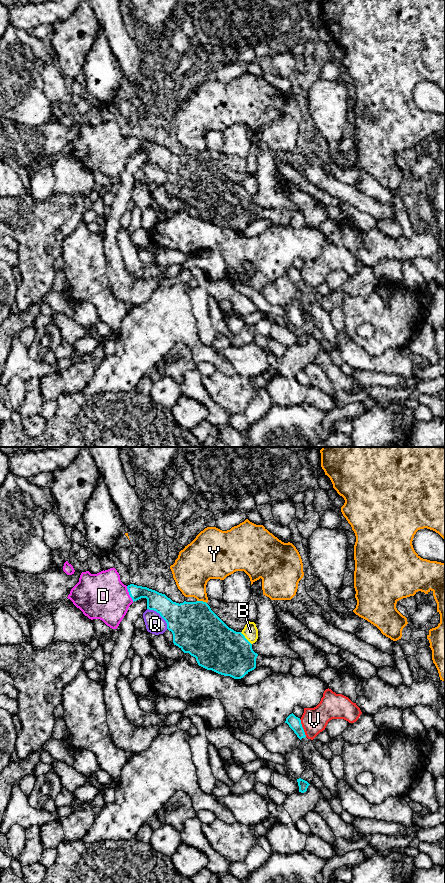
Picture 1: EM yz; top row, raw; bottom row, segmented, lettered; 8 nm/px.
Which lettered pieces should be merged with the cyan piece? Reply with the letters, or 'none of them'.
D

